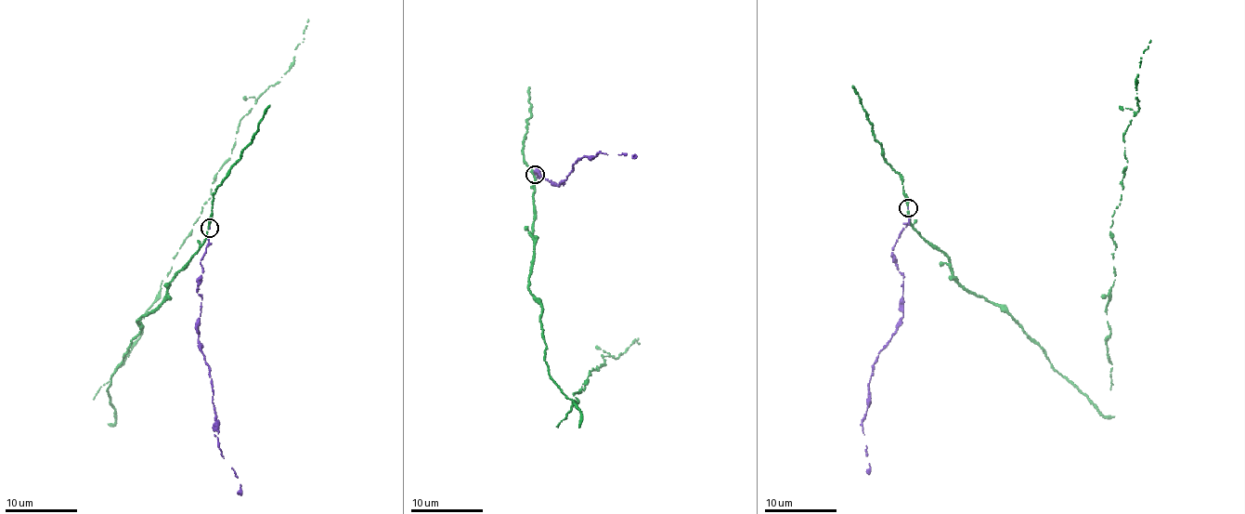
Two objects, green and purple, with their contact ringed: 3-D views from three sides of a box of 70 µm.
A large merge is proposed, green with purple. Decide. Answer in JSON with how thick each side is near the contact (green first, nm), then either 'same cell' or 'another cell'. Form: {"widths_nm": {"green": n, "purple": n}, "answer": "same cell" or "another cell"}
{"widths_nm": {"green": 220, "purple": 90}, "answer": "another cell"}

